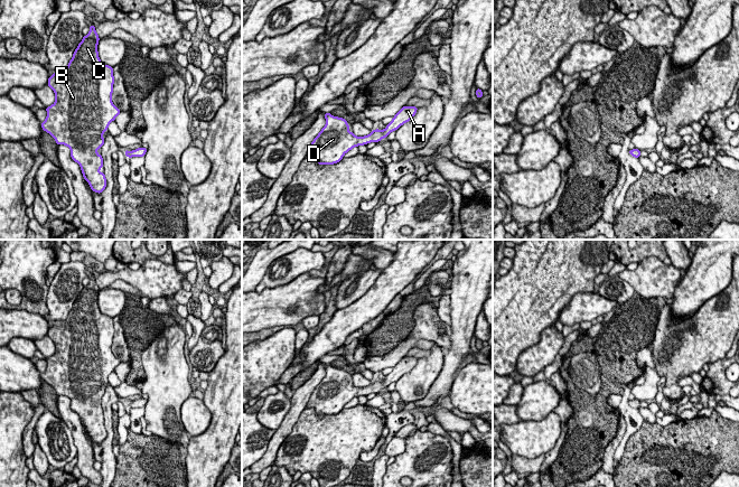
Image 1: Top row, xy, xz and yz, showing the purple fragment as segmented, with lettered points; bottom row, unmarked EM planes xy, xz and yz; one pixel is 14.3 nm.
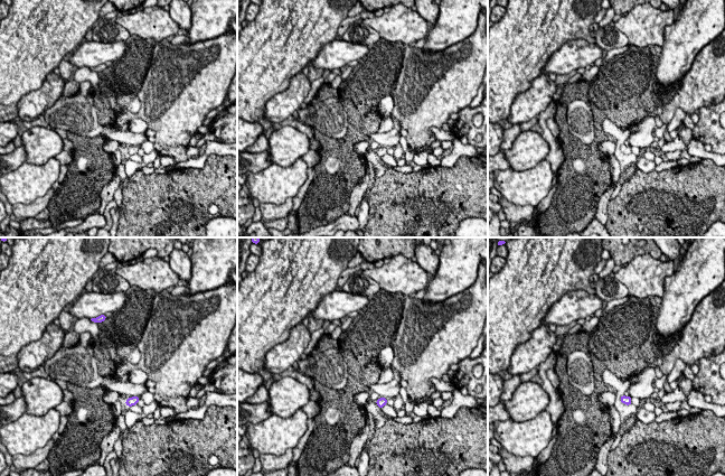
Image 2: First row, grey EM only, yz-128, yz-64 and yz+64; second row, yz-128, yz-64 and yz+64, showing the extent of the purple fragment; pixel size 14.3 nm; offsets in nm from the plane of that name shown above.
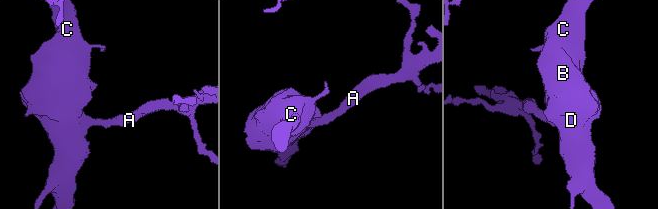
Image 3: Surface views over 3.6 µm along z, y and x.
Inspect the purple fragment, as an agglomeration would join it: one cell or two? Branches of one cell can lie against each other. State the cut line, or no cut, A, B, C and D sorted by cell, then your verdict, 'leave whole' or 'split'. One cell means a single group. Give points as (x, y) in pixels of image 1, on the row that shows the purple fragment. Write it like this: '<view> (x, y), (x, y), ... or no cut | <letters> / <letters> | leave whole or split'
no cut | A B C D | leave whole

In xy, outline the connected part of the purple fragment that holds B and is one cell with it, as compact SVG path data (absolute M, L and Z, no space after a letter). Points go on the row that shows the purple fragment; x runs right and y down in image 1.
M90 26L90 31L83 37L75 49L72 59L65 69L56 69L49 76L47 85L55 93L55 103L46 107L47 116L40 123L44 131L49 133L56 143L67 146L71 149L71 158L81 167L84 179L91 189L101 194L107 182L103 168L103 158L97 153L105 139L104 132L109 124L121 113L112 102L113 93L113 67L100 60L97 45L100 37L95 31L95 26Z

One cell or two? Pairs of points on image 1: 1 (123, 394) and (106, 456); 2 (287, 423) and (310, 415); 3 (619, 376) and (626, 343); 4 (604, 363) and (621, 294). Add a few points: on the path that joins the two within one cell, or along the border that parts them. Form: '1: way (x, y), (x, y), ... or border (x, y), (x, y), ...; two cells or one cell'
1: border (113, 389), (121, 399); two cells
2: border (306, 406), (291, 432), (282, 441); two cells
3: way (619, 368), (619, 364), (624, 359), (624, 350); one cell
4: border (634, 292), (625, 302); two cells

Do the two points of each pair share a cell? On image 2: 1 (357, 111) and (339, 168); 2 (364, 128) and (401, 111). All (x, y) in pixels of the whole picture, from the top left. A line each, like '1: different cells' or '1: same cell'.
1: same cell
2: different cells

